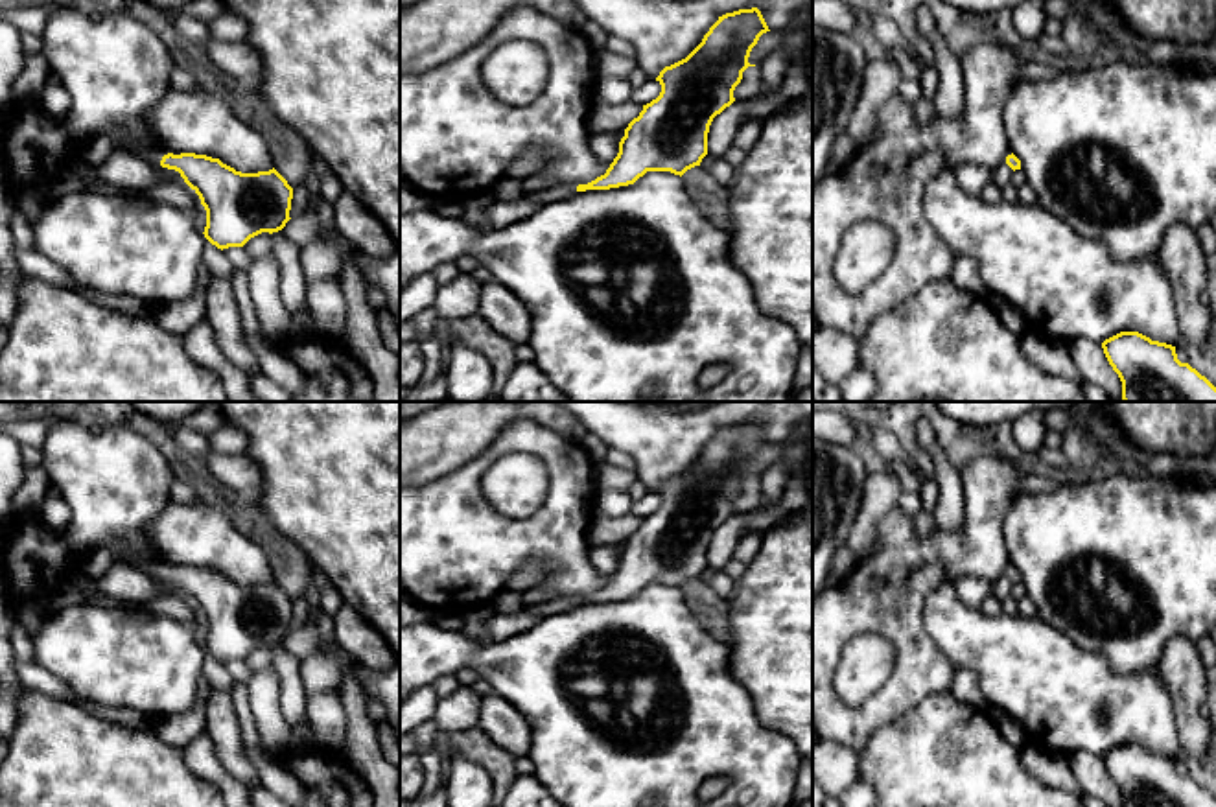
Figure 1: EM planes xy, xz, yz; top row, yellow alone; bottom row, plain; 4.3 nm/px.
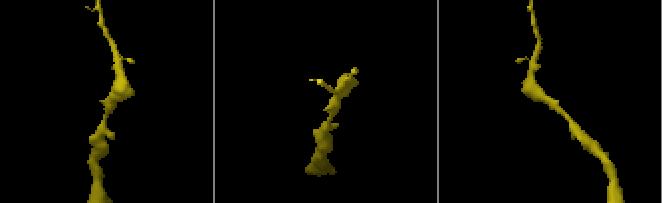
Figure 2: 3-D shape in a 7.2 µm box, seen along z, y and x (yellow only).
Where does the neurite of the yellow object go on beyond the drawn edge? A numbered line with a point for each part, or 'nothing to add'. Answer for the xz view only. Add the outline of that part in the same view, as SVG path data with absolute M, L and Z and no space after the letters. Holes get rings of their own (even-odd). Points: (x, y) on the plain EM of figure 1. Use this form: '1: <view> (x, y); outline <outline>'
1: xz (557, 605); outline M555 597L551 601L545 601L545 602L534 604L534 606L525 606L525 608L527 608L527 612L531 612L538 617L547 617L547 615L567 612L567 610L575 608L577 599L579 597Z

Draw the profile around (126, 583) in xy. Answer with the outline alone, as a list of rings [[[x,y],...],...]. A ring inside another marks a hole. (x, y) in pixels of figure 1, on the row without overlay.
[[[114,562],[111,569],[98,579],[98,590],[103,597],[118,601],[149,602],[168,595],[182,595],[188,599],[179,584],[162,580],[160,577],[155,579],[134,566],[120,562]]]

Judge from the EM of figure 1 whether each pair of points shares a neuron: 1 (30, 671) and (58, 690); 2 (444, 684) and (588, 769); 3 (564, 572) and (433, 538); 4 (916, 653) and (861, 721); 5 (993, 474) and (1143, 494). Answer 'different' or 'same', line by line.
1: same
2: different
3: same
4: same
5: different

